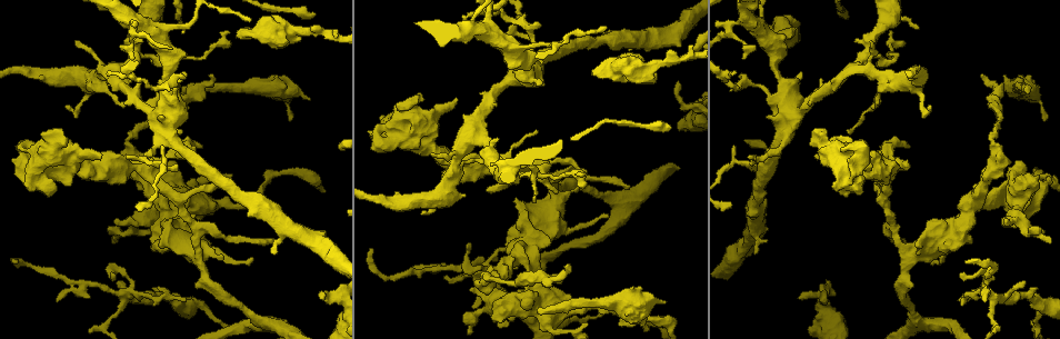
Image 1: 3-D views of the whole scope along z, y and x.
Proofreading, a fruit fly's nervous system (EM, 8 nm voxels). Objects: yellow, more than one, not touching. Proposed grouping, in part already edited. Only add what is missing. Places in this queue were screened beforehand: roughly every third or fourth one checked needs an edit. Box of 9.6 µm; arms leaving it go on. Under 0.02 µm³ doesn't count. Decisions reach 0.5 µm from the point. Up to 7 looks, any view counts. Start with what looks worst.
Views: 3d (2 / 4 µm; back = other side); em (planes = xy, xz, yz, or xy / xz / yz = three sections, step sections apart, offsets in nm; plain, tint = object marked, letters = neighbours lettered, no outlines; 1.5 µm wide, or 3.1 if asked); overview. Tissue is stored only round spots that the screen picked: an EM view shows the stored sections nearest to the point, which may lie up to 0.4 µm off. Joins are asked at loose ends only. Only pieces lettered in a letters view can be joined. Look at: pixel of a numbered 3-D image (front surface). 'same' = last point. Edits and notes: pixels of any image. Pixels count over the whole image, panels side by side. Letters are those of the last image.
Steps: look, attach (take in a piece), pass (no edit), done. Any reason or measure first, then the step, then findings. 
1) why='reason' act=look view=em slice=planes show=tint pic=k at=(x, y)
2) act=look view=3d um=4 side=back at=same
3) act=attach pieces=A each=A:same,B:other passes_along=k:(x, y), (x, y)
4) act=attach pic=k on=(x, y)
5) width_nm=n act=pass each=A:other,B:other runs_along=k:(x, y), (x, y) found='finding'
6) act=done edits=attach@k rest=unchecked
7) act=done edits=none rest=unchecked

why='an open end' act=look view=em slice=xy step=4 show=letters pic=1 at=(161, 246)

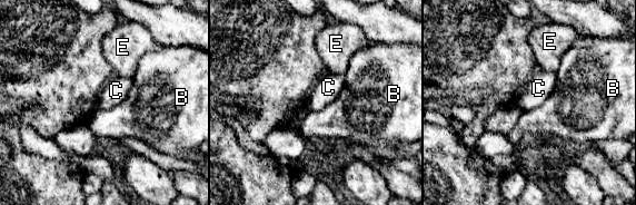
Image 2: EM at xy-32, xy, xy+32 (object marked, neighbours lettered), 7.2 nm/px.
why='another direction' act=look view=em slice=planes show=letters at=same

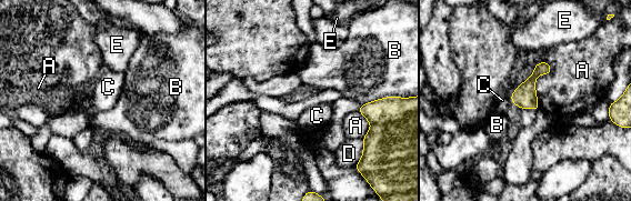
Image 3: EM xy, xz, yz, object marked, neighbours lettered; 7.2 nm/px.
act=pass each=A:other,B:other,C:other,D:other,E:other border=3:(511, 93), (509, 97) found='none of them fits'

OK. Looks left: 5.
why='branch stops here' act=look view=em slice=planes show=letters pic=1 at=(594, 72)

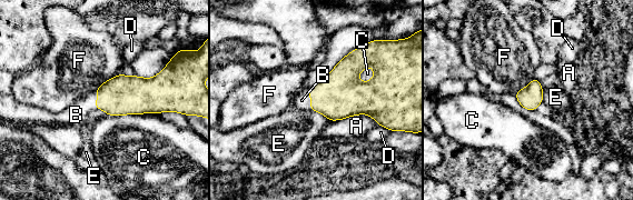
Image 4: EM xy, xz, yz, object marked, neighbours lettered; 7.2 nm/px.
width_nm=170 act=attach pieces=B each=A:other,B:same,C:other,D:other,E:other,F:other passes_along=4:(340, 94), (310, 98), (302, 100) found='the cell continues'

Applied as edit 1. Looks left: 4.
act=look view=em slice=yz step=4 show=letters pic=1 at=(308, 97)

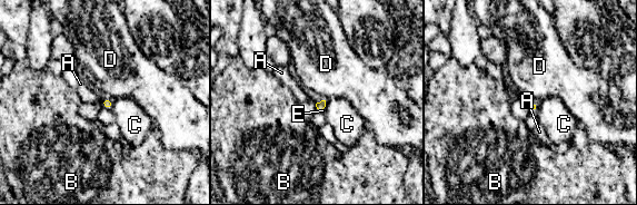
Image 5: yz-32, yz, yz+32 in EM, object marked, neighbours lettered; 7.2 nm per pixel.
why='another direction' act=look view=em slice=planes show=letters at=same

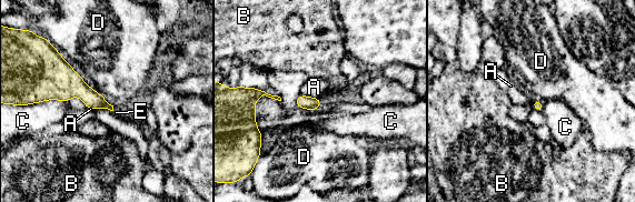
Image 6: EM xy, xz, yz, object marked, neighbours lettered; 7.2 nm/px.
longest_contact=C:400nm act=attach pieces=E each=A:other,B:other,C:other,D:other,E:same passes_along=6:(92, 100), (110, 110), (116, 112) found='the cell continues'

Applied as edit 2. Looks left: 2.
act=done edits=attach@4,attach@6 rest=unchecked

